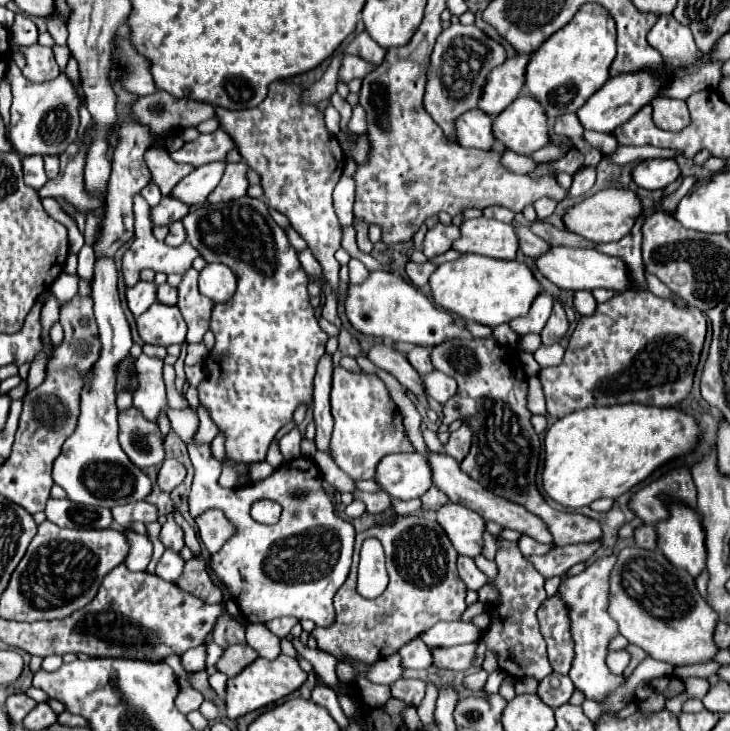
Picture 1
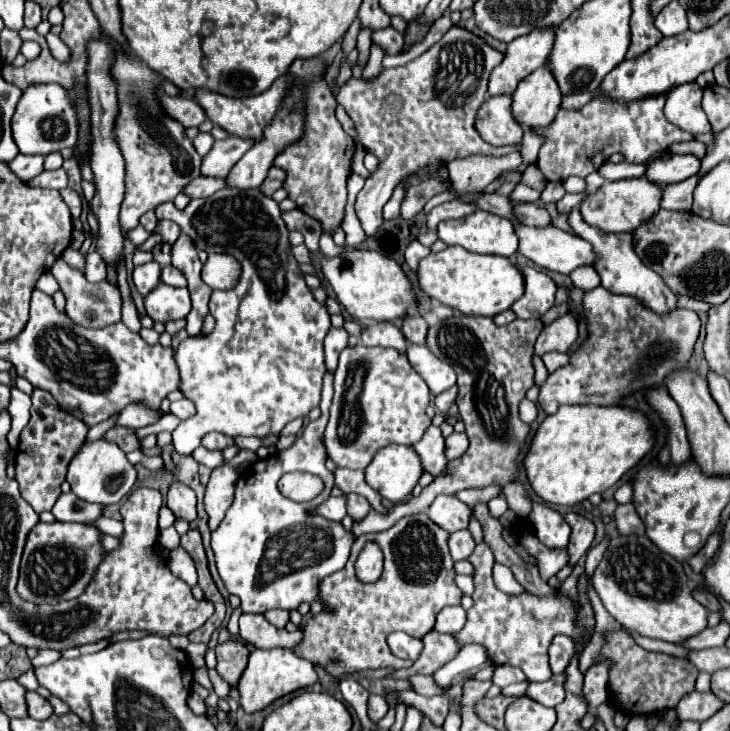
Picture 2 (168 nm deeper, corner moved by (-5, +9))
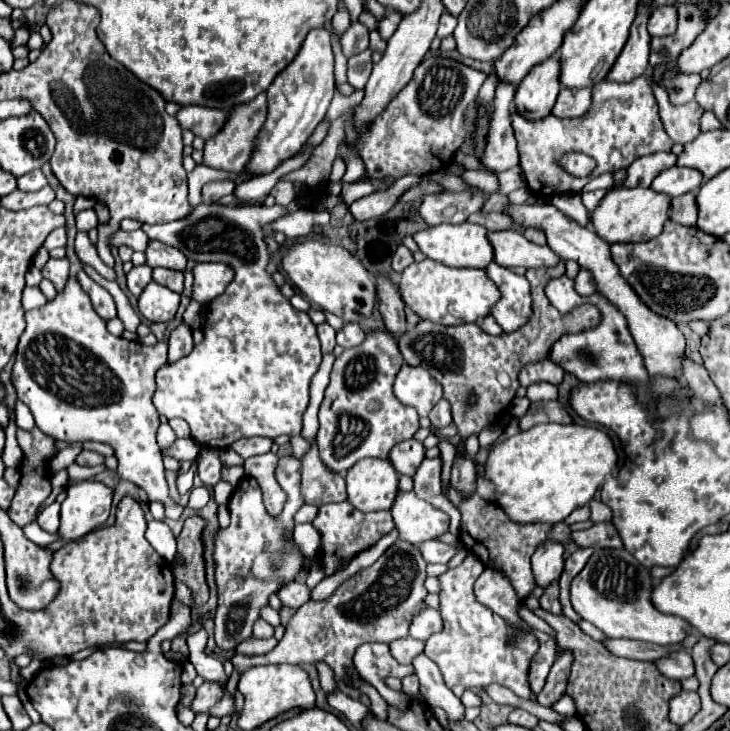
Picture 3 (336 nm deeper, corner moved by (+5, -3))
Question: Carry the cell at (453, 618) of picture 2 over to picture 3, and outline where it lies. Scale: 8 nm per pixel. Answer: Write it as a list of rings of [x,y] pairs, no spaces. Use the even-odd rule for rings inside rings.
[[[428,606],[422,608],[422,612],[418,612],[418,616],[414,616],[414,620],[410,622],[410,636],[418,640],[428,640],[432,634],[440,630],[442,630],[442,618],[438,610]]]

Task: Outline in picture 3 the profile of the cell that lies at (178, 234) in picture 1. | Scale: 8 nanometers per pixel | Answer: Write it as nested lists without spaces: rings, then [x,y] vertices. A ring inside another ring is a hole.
[[[118,230],[118,232],[114,232],[114,236],[110,236],[110,246],[122,246],[122,244],[144,252],[148,246],[148,236],[142,230],[136,230],[136,232]]]

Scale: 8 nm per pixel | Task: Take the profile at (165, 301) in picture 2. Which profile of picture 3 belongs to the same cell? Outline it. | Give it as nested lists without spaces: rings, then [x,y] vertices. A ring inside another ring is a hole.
[[[154,280],[144,288],[144,292],[138,298],[142,318],[150,322],[168,322],[170,318],[174,318],[178,304],[180,294],[172,292],[170,288],[164,288]]]

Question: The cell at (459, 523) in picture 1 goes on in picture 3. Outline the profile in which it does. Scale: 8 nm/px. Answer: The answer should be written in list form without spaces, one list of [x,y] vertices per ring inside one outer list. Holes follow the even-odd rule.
[[[398,490],[390,512],[398,530],[398,540],[406,540],[414,546],[448,532],[448,514],[432,504],[426,504],[424,500],[418,500],[412,490]]]

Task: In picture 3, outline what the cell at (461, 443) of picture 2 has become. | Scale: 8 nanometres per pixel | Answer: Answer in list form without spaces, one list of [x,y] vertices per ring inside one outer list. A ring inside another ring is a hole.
[[[440,458],[424,460],[414,474],[414,492],[418,498],[430,502],[432,506],[444,510],[450,516],[450,532],[458,538],[458,534],[460,534],[460,512],[454,508],[454,504],[450,504],[442,496],[440,472],[442,472]]]

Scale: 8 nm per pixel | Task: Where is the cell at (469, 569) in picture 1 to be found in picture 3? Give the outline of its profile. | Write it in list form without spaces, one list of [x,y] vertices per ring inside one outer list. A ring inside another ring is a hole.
[[[430,540],[430,542],[424,542],[424,544],[420,546],[420,552],[422,552],[422,558],[428,560],[430,564],[446,564],[446,562],[456,554],[458,548],[462,548],[460,542],[458,542],[456,548],[452,548],[452,546],[448,546],[448,544],[438,542],[438,540]]]

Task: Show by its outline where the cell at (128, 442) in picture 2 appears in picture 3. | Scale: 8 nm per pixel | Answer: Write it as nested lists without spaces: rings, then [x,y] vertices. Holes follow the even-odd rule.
[[[86,450],[80,452],[76,458],[76,464],[80,464],[80,466],[98,466],[102,462],[104,462],[104,456],[100,456],[96,452],[86,452]]]

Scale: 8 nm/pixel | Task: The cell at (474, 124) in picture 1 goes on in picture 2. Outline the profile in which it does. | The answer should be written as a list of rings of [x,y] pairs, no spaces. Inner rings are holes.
[[[494,96],[480,106],[476,116],[476,130],[492,146],[506,146],[522,140],[522,128],[514,122],[510,104],[510,96]]]

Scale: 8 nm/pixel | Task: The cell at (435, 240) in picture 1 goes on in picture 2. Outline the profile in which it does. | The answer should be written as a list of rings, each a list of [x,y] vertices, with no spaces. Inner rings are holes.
[[[452,200],[452,202],[440,204],[440,206],[432,208],[432,212],[428,214],[428,228],[432,232],[436,232],[438,224],[442,220],[458,220],[458,218],[464,218],[464,216],[472,214],[474,210],[476,210],[474,204],[468,204],[468,202],[462,202],[462,200]]]

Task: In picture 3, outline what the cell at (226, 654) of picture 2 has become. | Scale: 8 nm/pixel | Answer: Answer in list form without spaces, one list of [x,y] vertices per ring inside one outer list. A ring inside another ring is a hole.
[[[204,682],[204,684],[198,688],[198,692],[196,692],[196,696],[194,696],[192,704],[190,704],[190,710],[192,710],[194,714],[208,712],[220,698],[222,698],[222,686],[214,684],[214,682]]]

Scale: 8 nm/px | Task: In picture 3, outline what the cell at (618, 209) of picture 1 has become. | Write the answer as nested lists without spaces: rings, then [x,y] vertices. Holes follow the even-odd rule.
[[[612,188],[592,212],[592,228],[606,242],[646,242],[658,236],[670,218],[670,198],[652,188]]]

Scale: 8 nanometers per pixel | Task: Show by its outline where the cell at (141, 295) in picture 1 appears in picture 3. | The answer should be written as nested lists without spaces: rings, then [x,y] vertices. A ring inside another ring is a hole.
[[[148,264],[142,266],[134,266],[128,274],[128,288],[134,296],[140,296],[142,290],[146,288],[146,284],[152,280],[152,268]]]

